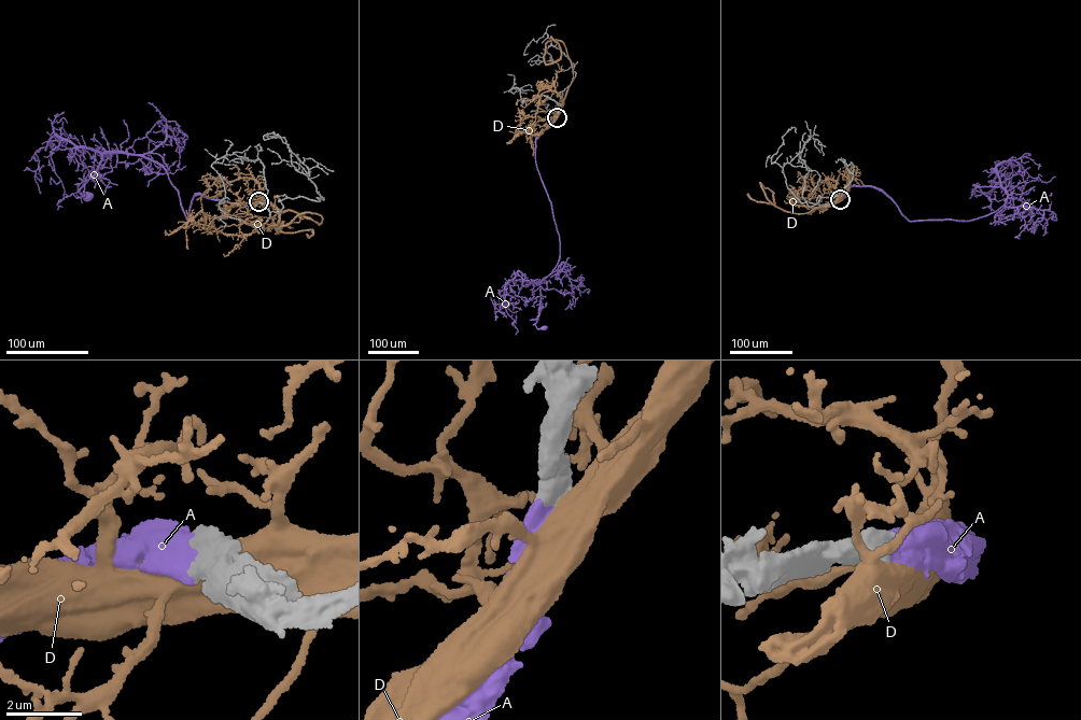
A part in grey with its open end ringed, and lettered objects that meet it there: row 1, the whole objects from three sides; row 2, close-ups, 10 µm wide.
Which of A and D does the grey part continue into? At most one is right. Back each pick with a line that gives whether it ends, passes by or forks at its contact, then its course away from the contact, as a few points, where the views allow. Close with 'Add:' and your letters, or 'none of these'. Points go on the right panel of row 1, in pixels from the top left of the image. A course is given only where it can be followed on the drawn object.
A: it ends; course (840, 199), (851, 186), (870, 185), (911, 221), (967, 221), (995, 212), (1010, 195), (1030, 213), (1032, 229)
Add: A

